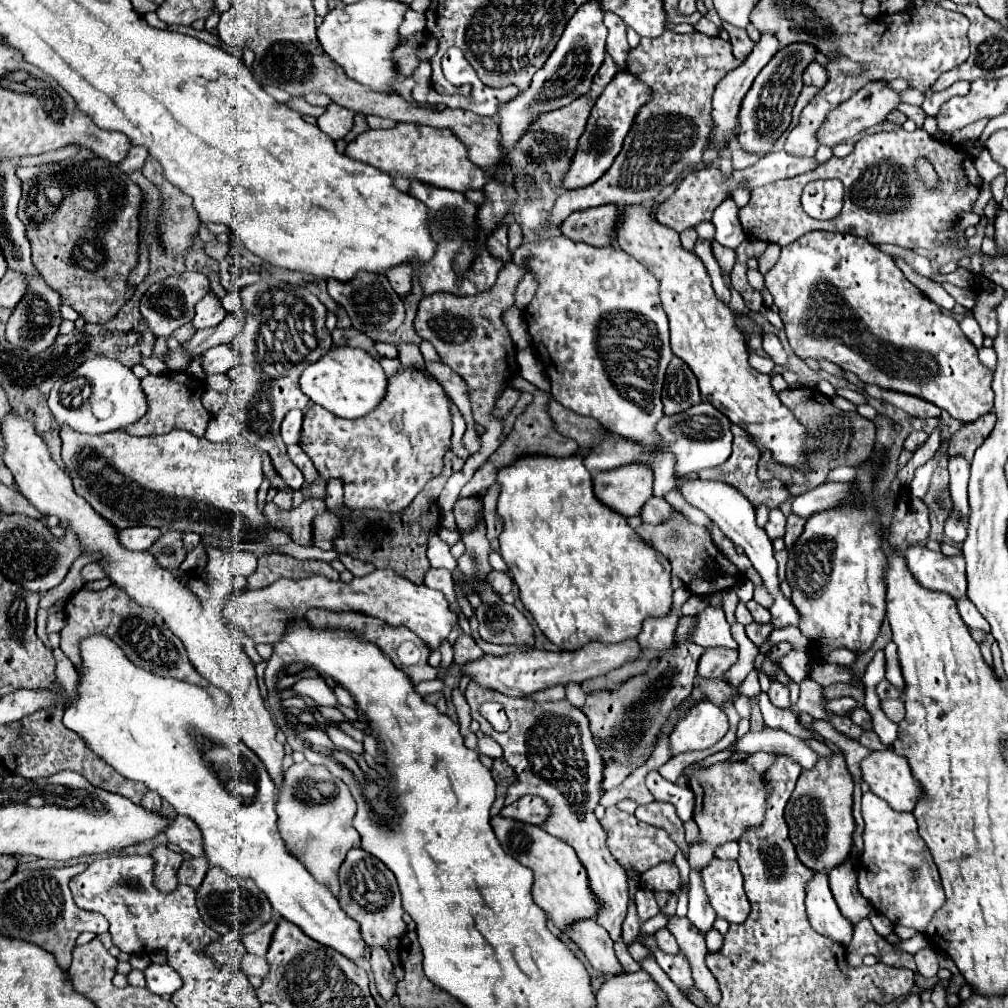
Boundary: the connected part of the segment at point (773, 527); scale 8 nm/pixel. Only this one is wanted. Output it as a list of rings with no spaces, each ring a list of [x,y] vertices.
[[[781,509],[769,511],[769,521],[765,523],[765,533],[771,541],[783,537],[783,533],[785,533],[785,515],[781,513]]]

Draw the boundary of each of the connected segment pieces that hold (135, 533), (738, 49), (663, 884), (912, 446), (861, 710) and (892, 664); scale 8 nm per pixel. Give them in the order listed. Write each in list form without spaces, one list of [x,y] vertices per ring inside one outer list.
[[[129,527],[119,531],[117,539],[129,551],[147,551],[159,535],[161,531],[153,527]]]
[[[723,23],[723,29],[729,33],[729,41],[731,41],[731,45],[733,45],[733,55],[735,55],[739,61],[743,61],[743,59],[751,53],[751,49],[753,49],[755,43],[749,39],[749,35],[747,35],[745,29],[733,27],[733,25],[729,25],[729,23]]]
[[[657,865],[641,875],[641,885],[655,891],[675,891],[679,887],[679,871],[675,865]]]
[[[913,431],[913,433],[905,439],[903,449],[905,449],[905,451],[917,451],[921,445],[925,445],[927,437],[929,437],[929,435],[927,435],[925,431]]]
[[[856,707],[851,712],[850,719],[865,731],[872,729],[871,715],[864,707]]]
[[[893,641],[885,647],[885,671],[887,671],[887,679],[897,689],[903,689],[905,687],[903,675],[901,675],[901,669],[899,669],[899,661],[897,661],[897,649],[895,649],[895,643]]]

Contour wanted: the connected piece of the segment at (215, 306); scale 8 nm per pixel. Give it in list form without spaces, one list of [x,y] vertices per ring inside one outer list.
[[[207,293],[199,303],[197,303],[197,315],[193,317],[191,325],[199,331],[199,329],[207,329],[207,327],[215,327],[225,319],[225,309],[221,307],[221,301],[217,297],[213,297],[211,293]]]

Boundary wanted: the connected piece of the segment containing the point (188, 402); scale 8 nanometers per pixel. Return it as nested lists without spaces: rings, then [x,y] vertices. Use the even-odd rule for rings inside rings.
[[[165,373],[149,375],[145,377],[145,381],[141,381],[141,385],[147,397],[147,413],[139,421],[127,425],[123,431],[127,431],[129,435],[159,435],[173,429],[183,429],[197,437],[205,435],[211,413],[201,405],[201,395],[205,391],[205,383],[201,379],[185,373]]]

